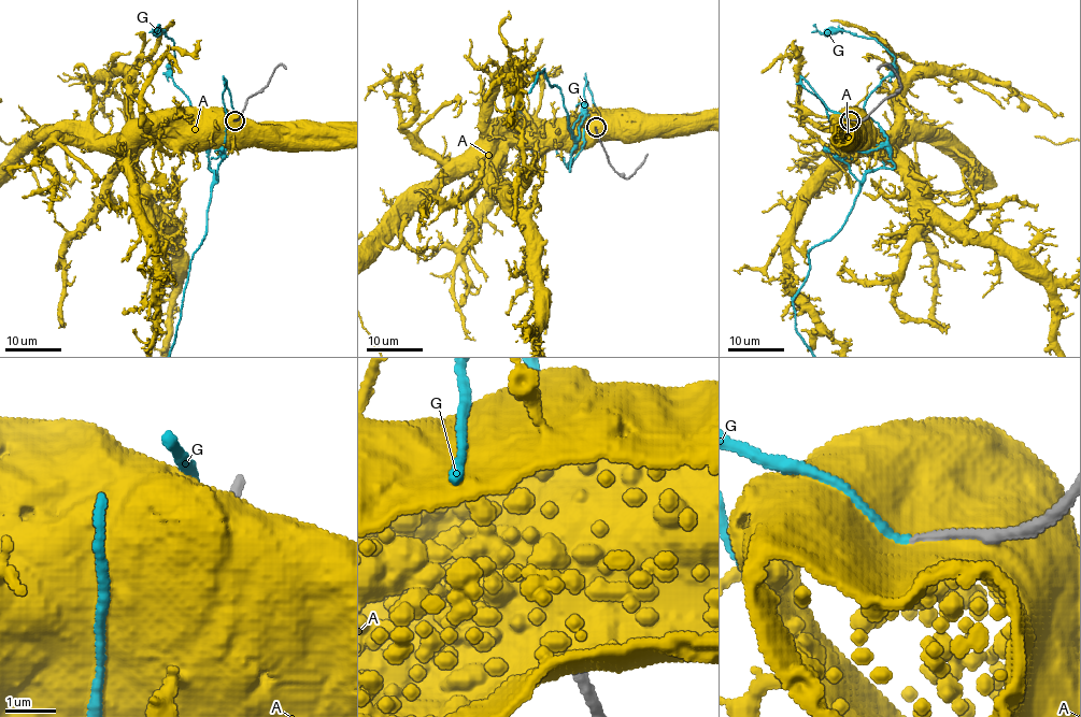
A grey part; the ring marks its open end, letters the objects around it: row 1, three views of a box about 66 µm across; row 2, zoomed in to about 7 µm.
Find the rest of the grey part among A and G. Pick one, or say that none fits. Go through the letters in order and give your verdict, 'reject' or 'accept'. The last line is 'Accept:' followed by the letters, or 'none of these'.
A: reject
G: accept
Accept: G

